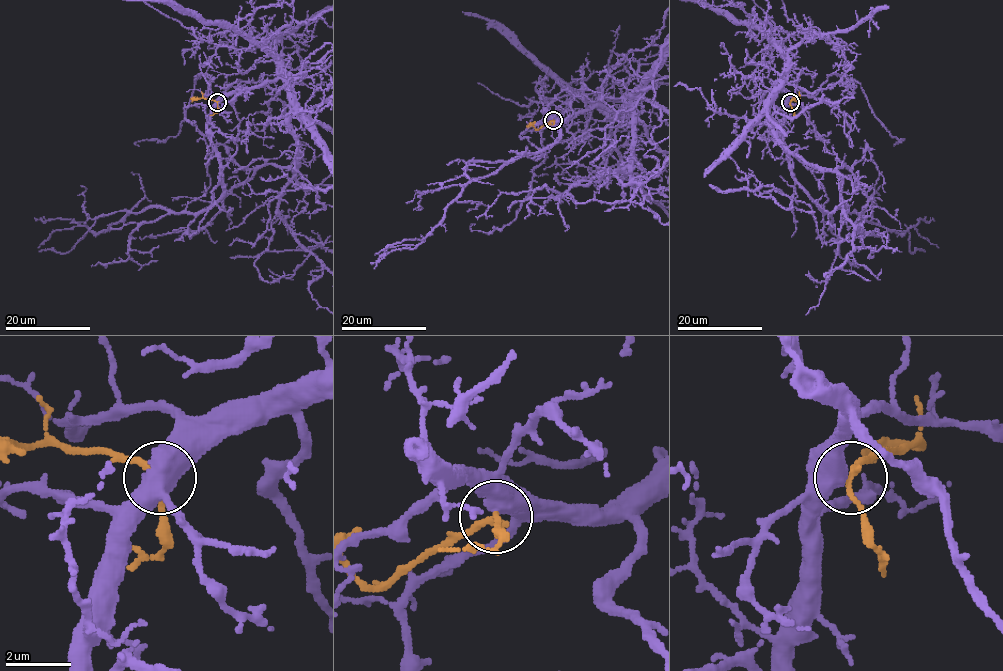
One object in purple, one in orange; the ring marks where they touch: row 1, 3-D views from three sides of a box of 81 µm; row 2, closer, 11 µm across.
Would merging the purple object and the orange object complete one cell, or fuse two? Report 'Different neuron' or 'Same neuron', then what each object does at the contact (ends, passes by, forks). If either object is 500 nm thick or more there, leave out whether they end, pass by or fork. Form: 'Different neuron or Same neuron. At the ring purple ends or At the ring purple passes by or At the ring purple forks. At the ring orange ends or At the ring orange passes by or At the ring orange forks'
Different neuron

